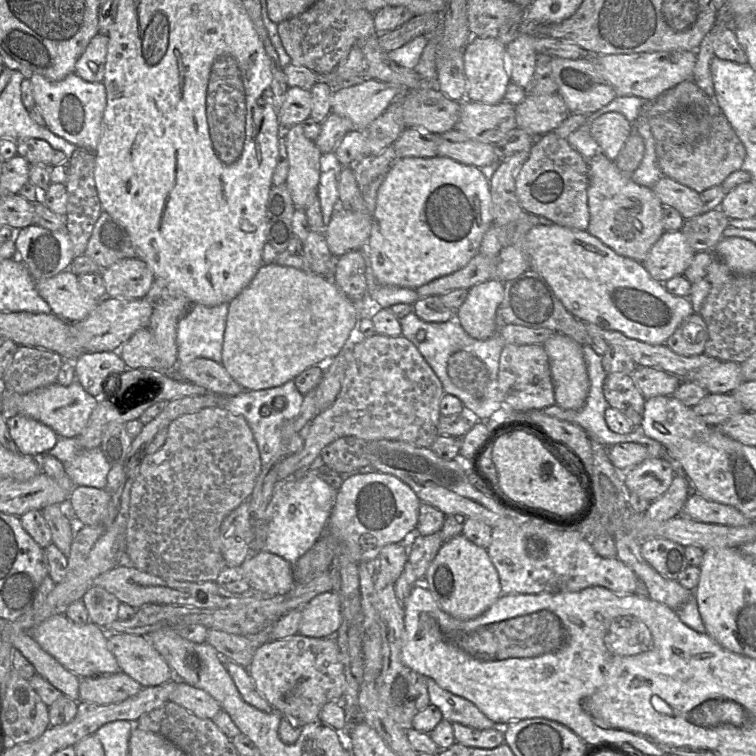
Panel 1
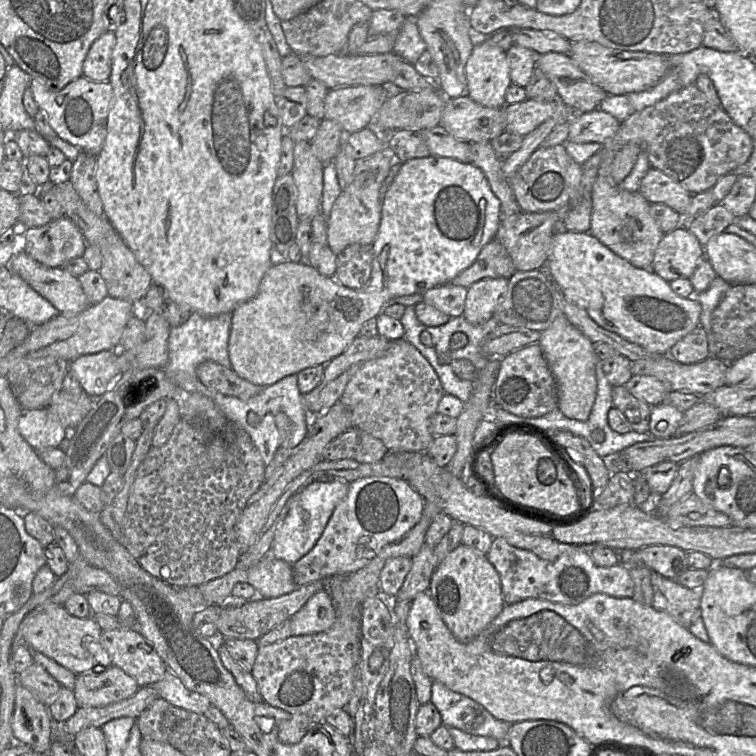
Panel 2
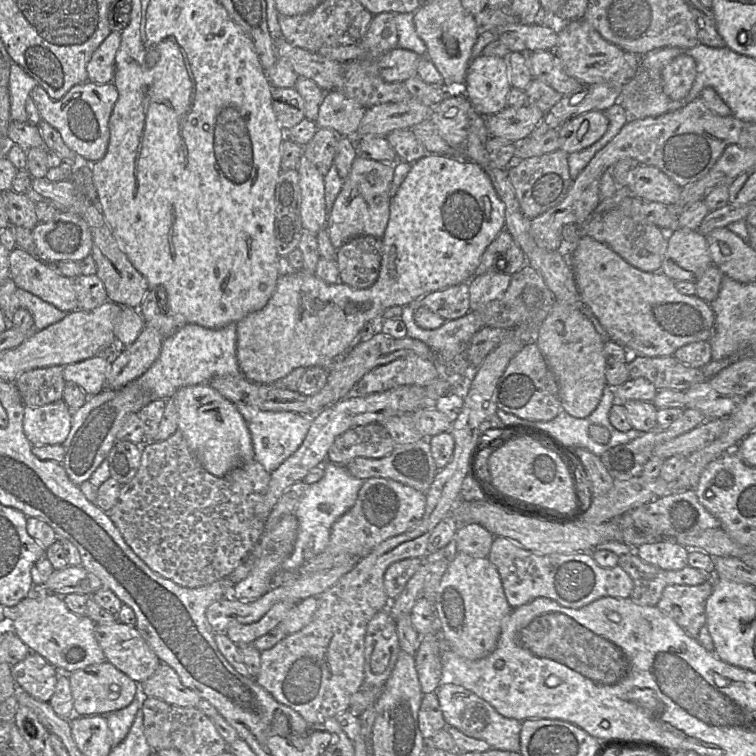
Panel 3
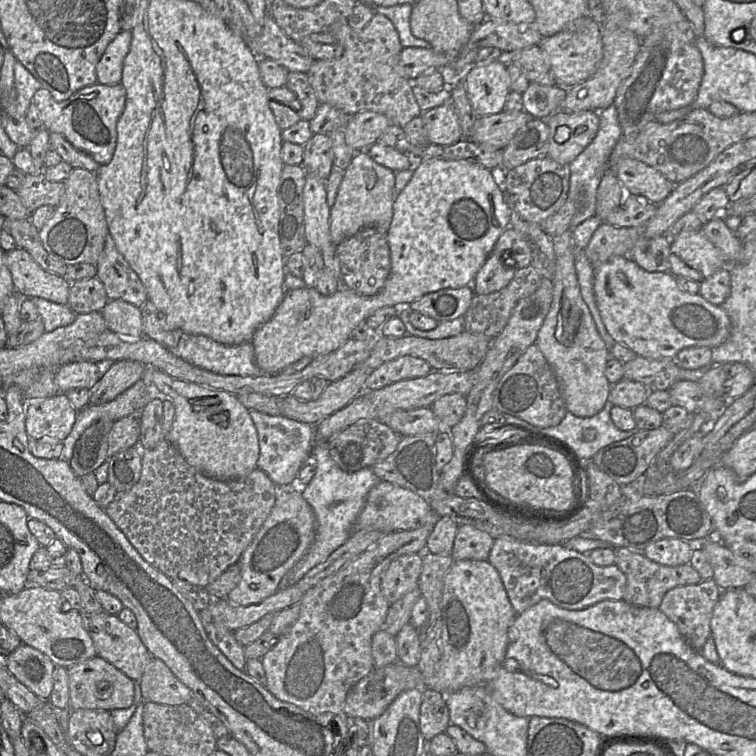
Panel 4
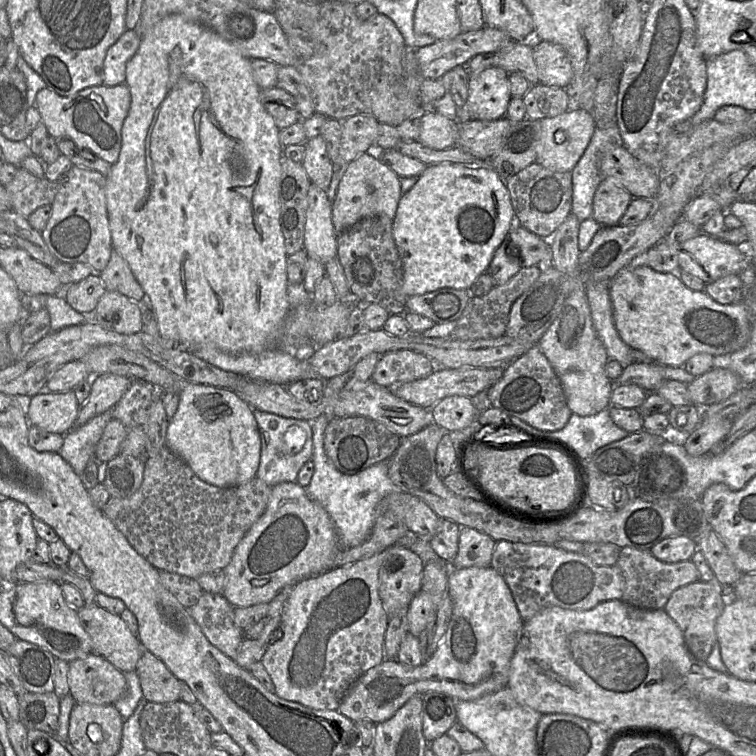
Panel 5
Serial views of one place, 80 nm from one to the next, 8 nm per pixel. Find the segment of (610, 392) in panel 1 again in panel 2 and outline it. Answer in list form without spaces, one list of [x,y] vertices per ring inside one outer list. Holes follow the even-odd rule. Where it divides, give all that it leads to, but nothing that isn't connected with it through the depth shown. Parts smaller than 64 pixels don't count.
[[[624,386],[612,387],[613,407],[629,422],[633,431],[649,431],[651,406],[637,399]]]

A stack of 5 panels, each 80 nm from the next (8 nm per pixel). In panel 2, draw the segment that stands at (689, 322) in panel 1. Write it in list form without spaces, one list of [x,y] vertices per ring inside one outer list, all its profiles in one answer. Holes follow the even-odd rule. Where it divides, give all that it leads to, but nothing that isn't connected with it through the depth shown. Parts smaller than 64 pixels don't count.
[[[701,325],[677,341],[669,356],[682,364],[701,362],[710,356],[707,333]]]

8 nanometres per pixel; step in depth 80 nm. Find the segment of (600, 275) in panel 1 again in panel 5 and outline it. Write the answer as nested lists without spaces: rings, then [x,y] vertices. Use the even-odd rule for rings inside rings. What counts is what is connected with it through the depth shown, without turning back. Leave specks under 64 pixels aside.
[[[636,262],[609,279],[607,286],[620,338],[655,363],[682,367],[695,354],[732,353],[742,349],[749,340],[751,319],[744,301],[720,304],[704,290],[693,291],[686,287],[678,273],[657,272]]]

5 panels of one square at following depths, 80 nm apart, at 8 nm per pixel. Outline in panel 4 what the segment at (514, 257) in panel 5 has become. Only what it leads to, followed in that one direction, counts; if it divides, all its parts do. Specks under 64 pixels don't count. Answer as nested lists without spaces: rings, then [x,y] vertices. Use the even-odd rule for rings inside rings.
[[[490,253],[475,275],[473,282],[467,286],[471,287],[475,295],[490,294],[506,287],[515,272],[514,268],[503,267],[497,254]]]

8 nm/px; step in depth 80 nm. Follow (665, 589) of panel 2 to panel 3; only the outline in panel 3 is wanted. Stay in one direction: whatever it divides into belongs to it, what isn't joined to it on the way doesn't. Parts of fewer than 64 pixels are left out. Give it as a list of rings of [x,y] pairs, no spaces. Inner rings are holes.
[[[706,581],[703,584],[669,585],[661,595],[656,607],[675,621],[689,636],[697,638],[700,629],[706,625],[706,601],[713,591],[714,581]]]

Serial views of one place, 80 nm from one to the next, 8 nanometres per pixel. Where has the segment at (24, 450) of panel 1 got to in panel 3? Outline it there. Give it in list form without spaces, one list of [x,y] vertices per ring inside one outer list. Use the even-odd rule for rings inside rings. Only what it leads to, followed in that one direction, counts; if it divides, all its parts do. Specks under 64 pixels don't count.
[[[61,399],[39,406],[24,406],[23,432],[32,446],[62,444],[72,424],[73,412]]]

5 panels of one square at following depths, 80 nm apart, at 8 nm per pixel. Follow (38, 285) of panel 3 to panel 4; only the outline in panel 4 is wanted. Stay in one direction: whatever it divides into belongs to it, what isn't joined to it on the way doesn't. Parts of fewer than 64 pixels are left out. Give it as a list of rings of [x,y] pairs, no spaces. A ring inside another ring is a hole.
[[[19,247],[5,253],[15,292],[21,298],[41,297],[68,305],[70,283],[62,276],[44,270],[30,254]]]

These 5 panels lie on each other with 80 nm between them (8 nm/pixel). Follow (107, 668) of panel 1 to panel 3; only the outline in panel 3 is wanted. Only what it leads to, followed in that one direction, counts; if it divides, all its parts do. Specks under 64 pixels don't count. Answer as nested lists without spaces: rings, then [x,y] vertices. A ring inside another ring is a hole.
[[[56,593],[30,594],[15,606],[6,608],[6,623],[31,651],[40,654],[60,672],[69,674],[89,665],[107,661],[94,634],[95,623],[87,615],[72,612],[65,604],[63,597]]]

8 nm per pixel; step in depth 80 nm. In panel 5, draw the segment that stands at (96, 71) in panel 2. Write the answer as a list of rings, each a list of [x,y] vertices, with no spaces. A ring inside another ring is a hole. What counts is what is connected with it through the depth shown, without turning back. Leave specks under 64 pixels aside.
[[[126,30],[107,50],[103,63],[104,86],[125,84],[126,64],[135,55],[140,45],[141,35],[136,30]]]

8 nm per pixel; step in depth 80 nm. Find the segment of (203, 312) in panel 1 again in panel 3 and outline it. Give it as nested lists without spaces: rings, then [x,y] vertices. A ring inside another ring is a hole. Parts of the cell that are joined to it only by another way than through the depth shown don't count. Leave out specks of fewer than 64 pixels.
[[[186,323],[174,335],[163,340],[160,354],[151,367],[136,382],[150,395],[150,402],[169,399],[178,389],[208,383],[213,377],[243,376],[236,356],[236,323],[220,329],[209,329]]]

